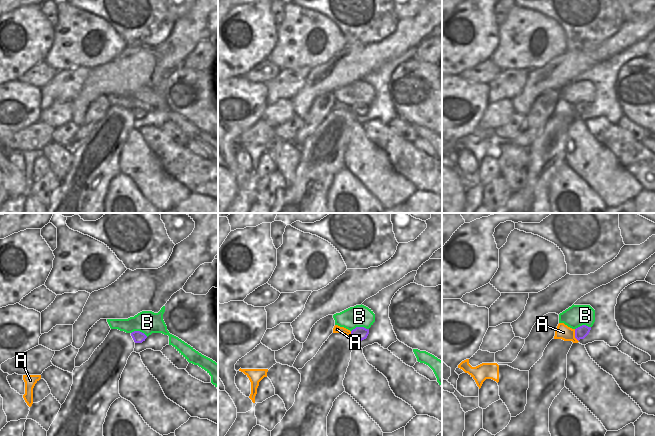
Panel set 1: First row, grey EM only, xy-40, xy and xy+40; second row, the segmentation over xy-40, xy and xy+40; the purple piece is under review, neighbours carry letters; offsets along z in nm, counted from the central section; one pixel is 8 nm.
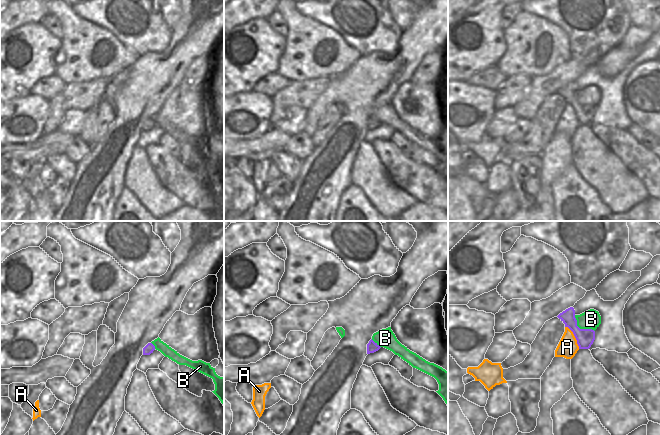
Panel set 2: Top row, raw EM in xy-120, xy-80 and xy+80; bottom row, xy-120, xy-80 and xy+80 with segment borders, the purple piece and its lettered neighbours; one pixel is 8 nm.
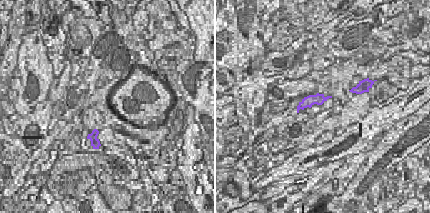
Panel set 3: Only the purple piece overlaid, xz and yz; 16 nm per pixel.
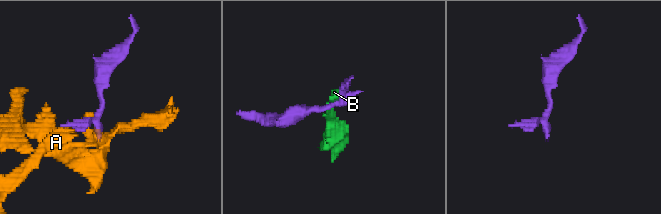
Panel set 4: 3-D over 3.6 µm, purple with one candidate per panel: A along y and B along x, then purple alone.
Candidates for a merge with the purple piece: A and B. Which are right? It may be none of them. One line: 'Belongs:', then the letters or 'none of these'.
Belongs: none of these

